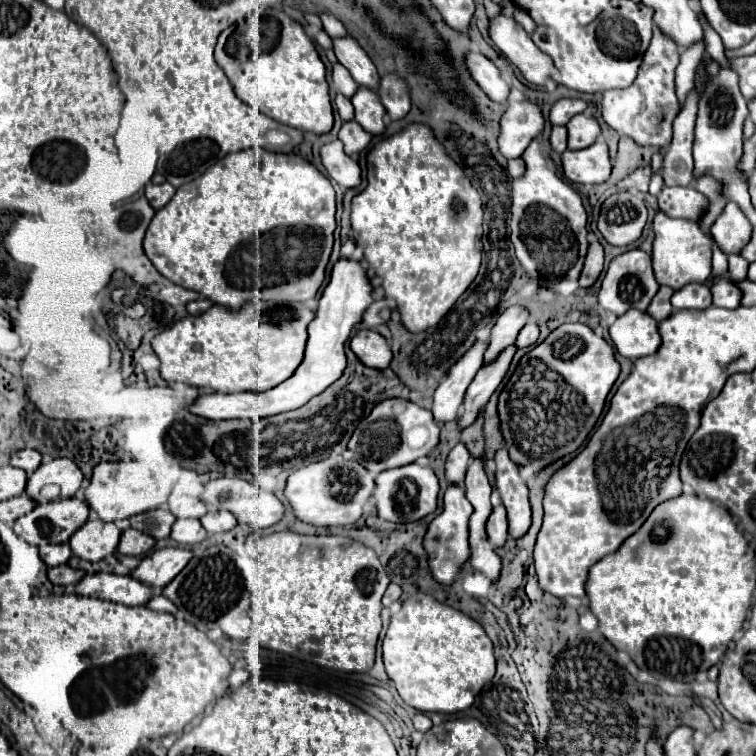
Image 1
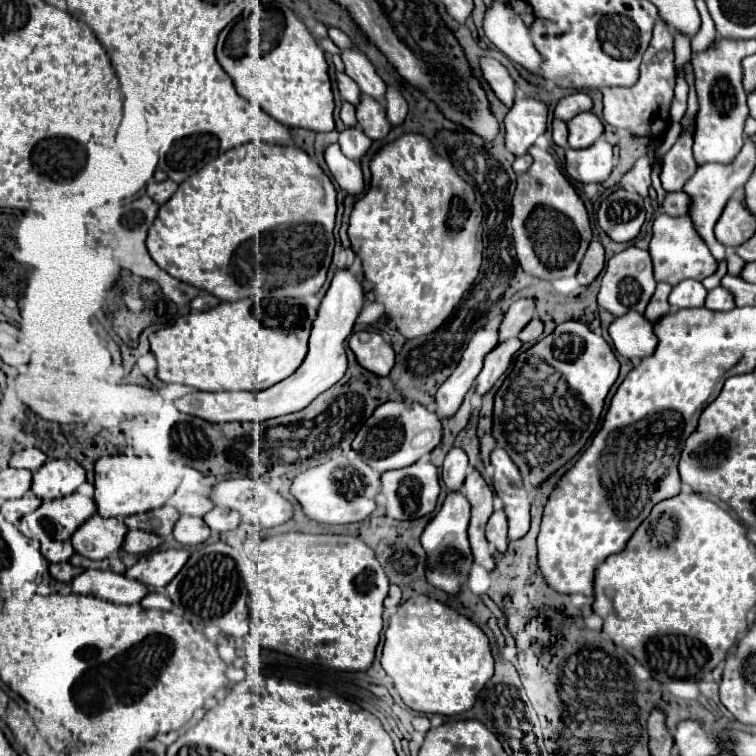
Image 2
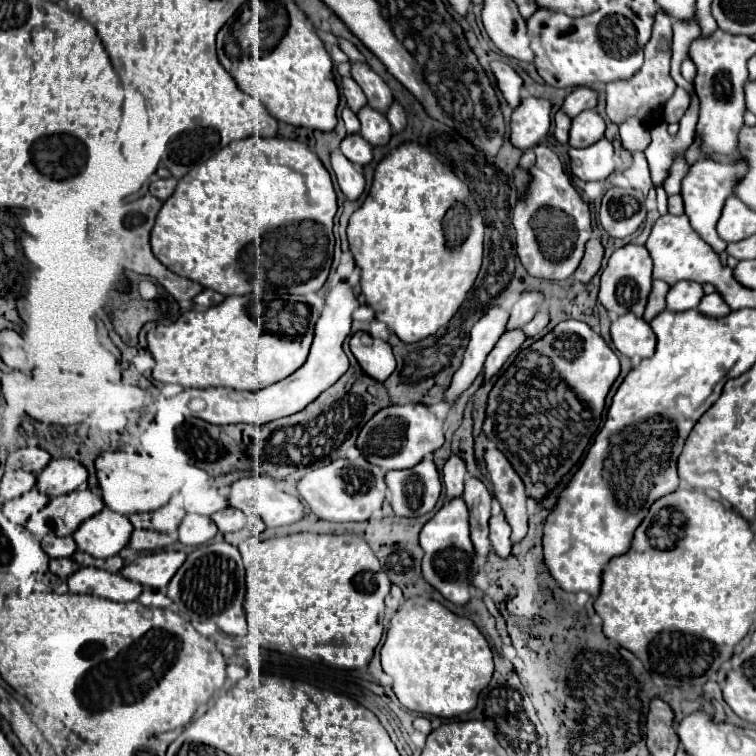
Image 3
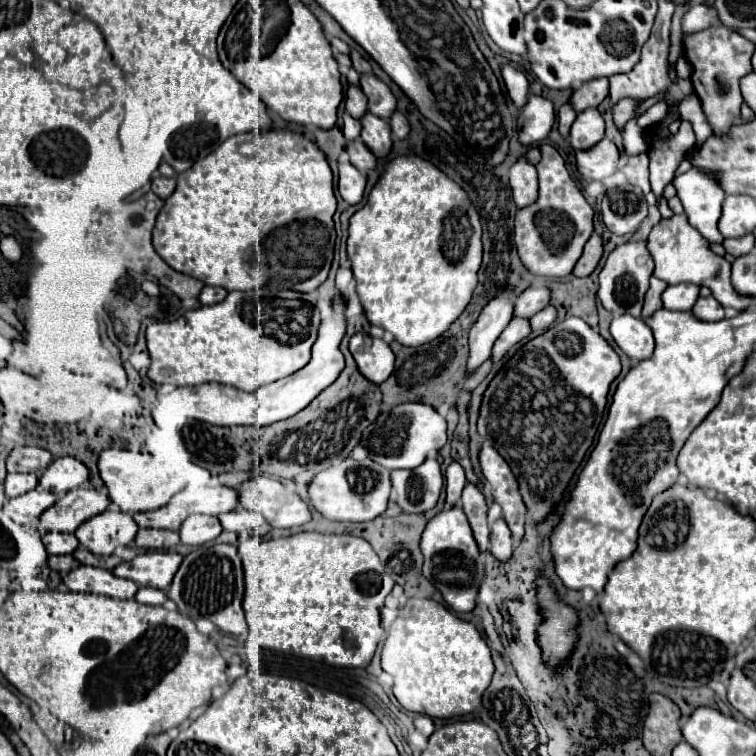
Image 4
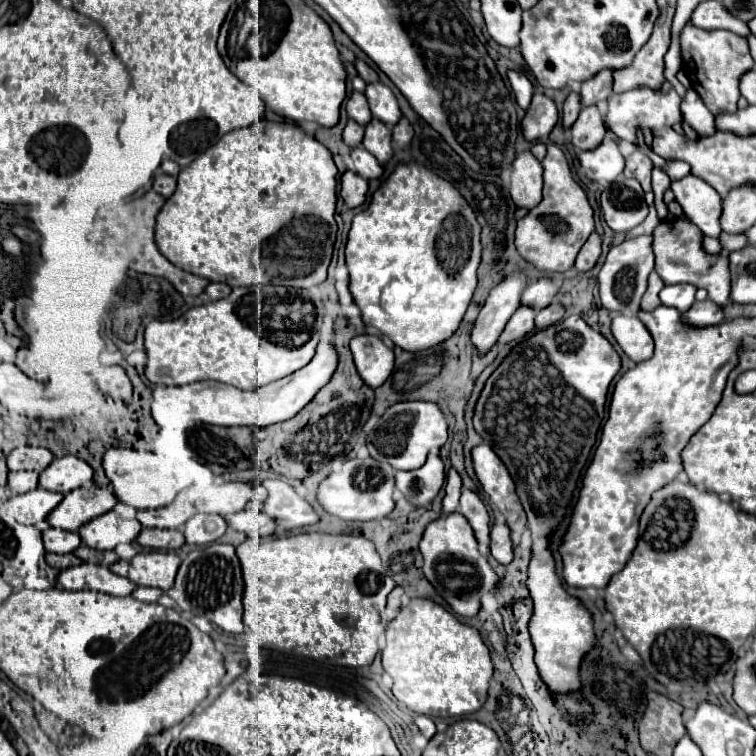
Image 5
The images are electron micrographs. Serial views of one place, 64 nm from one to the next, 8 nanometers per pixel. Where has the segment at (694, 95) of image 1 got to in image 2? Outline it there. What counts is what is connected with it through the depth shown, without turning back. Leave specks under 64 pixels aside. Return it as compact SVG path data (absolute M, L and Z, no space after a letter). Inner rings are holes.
M692 130L682 132L678 142L666 152L664 166L660 172L662 188L666 192L678 192L686 184L686 180L694 174L696 162L692 158Z

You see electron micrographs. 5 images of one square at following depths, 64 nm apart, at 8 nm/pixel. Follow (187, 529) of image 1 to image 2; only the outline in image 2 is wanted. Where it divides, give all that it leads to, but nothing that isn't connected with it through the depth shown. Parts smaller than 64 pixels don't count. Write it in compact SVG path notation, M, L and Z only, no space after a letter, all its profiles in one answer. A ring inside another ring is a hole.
M182 516L174 526L174 538L184 546L196 546L206 542L210 536L210 528L202 518Z

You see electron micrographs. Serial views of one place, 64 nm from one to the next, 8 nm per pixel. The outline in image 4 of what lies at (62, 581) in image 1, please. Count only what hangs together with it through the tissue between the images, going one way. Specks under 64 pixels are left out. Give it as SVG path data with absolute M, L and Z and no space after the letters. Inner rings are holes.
M70 554L70 556L48 556L48 566L56 572L60 572L62 576L66 576L70 570L78 568L80 562Z

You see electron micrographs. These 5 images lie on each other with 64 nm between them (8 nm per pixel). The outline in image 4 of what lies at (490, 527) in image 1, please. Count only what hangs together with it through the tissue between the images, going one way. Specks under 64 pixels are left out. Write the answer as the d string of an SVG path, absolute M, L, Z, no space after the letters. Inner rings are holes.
M502 518L492 524L490 542L492 542L492 554L494 554L500 562L510 560L514 542L512 542L512 538L510 538L510 528L508 528L508 524L506 524Z

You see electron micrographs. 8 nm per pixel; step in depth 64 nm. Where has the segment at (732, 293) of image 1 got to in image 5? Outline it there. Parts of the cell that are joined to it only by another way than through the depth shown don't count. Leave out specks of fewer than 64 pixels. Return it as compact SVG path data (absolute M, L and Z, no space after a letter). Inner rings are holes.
M704 300L704 302L694 302L692 308L682 314L682 322L688 322L692 324L694 328L702 328L702 326L716 326L722 322L722 310L710 302L710 300Z

